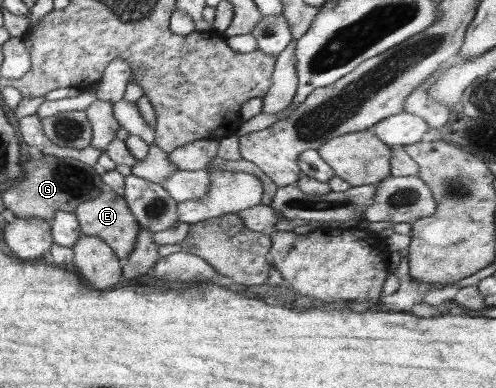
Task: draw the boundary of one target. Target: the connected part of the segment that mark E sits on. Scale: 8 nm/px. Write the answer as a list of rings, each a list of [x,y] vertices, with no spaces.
[[[113,190],[104,191],[95,196],[95,199],[89,199],[80,203],[74,211],[80,230],[84,235],[94,235],[100,237],[111,249],[115,255],[122,261],[133,251],[140,225],[135,216],[128,208],[123,195],[117,195]]]

